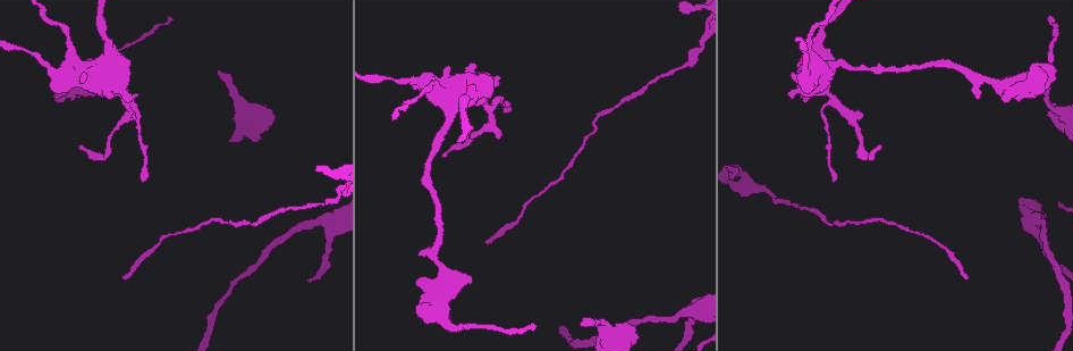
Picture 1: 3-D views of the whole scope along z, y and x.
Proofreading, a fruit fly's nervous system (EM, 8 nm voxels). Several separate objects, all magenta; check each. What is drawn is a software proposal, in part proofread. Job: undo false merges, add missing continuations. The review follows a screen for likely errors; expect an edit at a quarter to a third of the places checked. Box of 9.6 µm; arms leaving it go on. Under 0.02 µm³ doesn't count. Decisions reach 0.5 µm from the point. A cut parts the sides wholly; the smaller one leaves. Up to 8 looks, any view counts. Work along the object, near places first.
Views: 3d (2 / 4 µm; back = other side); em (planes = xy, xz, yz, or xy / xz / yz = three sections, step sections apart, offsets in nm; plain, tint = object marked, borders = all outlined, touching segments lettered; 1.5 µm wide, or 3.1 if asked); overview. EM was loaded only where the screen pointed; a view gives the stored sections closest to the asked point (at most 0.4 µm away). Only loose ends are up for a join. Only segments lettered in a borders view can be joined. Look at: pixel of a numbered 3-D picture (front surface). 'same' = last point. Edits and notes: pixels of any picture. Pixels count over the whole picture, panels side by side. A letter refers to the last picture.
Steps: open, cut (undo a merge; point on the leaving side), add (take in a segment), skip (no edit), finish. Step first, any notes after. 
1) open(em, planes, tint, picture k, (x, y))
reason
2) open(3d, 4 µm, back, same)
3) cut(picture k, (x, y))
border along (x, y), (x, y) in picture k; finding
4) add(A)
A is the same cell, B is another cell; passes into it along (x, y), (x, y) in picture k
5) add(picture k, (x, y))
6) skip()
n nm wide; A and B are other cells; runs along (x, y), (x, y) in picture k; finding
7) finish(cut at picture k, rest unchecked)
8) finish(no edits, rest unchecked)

open(3d, 4 µm, back, picture 1, (218, 69))
tapers out

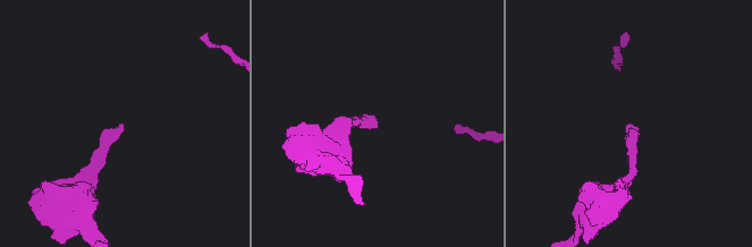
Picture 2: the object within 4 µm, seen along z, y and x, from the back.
open(em, yz, step 8, borders, picture 2, (377, 127))

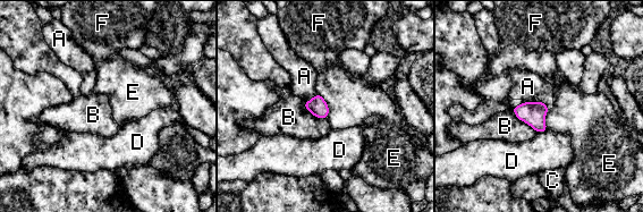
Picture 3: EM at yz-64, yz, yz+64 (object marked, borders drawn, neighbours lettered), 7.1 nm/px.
open(em, planes, borders, same)
another direction

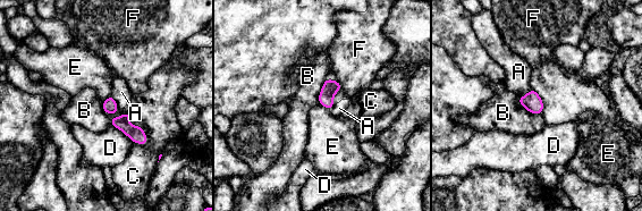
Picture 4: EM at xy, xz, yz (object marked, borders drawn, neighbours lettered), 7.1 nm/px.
add(A)
A is the same cell, B, C, D, E and F are other cells; it goes on there

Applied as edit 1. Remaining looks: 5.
open(3d, 4 µm, picture 1, (473, 62))
branch stops here

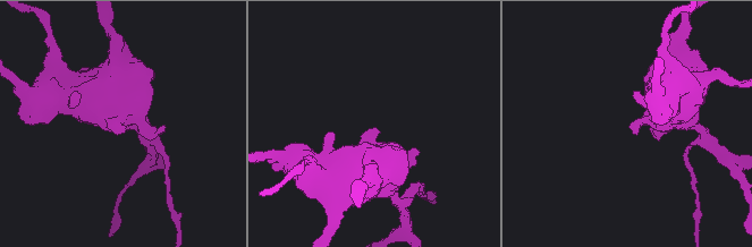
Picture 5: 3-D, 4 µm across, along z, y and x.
open(em, xy, step 4, tint, picture 5, (378, 129))

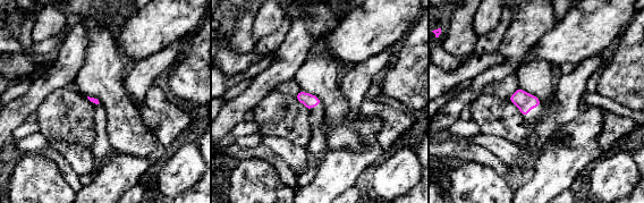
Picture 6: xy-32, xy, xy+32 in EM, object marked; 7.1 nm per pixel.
open(em, planes, borders, same)

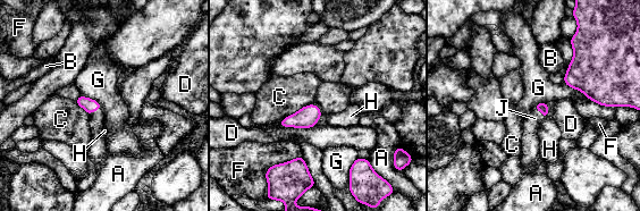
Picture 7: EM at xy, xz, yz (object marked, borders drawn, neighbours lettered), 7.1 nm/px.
add(J)
J is the same cell, A, B, C, D, F, G and H are other cells; passes into it along (542, 107), (541, 112), (530, 140) in picture 7; the cell continues

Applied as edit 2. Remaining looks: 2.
open(3d, 2 µm, picture 1, (881, 147))

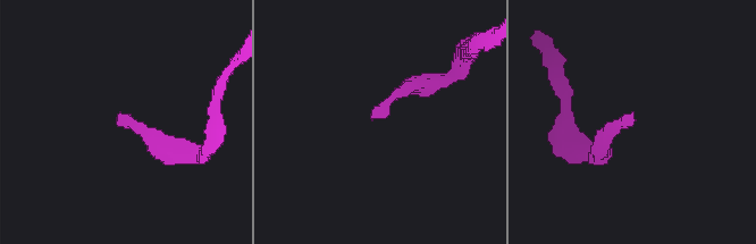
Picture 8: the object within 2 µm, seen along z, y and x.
open(em, xy, step 8, borders, picture 8, (633, 122))

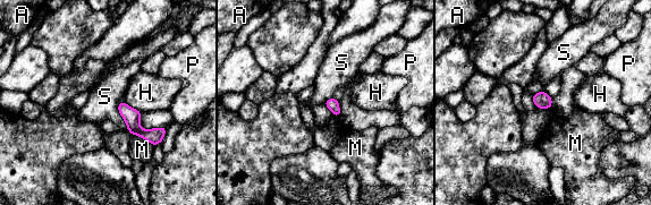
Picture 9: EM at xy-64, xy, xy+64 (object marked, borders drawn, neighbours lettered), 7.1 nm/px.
skip()
S touches over 220 nm; A, H, M, P and S are other cells; border along (130, 134), (141, 136), (153, 146) in picture 9; no lettered segment goes on from it

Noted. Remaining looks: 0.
finish(add at picture 4, add at picture 7, rest unchecked)

